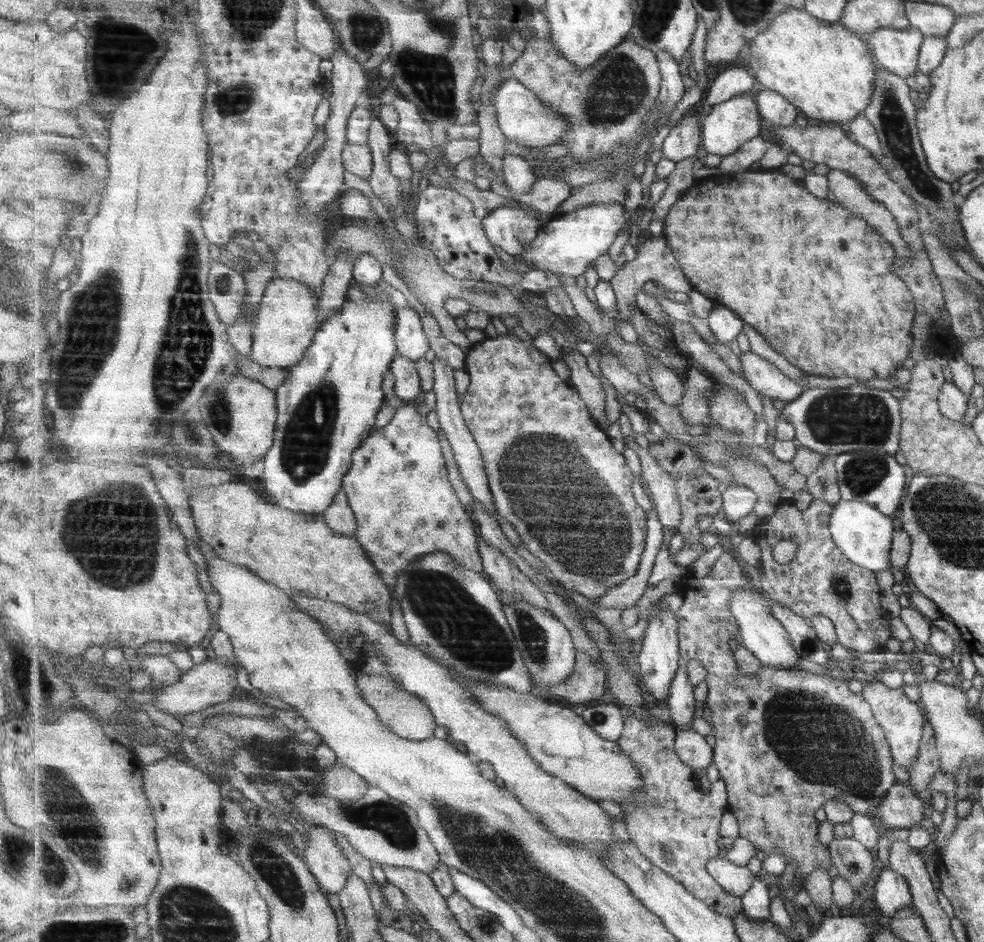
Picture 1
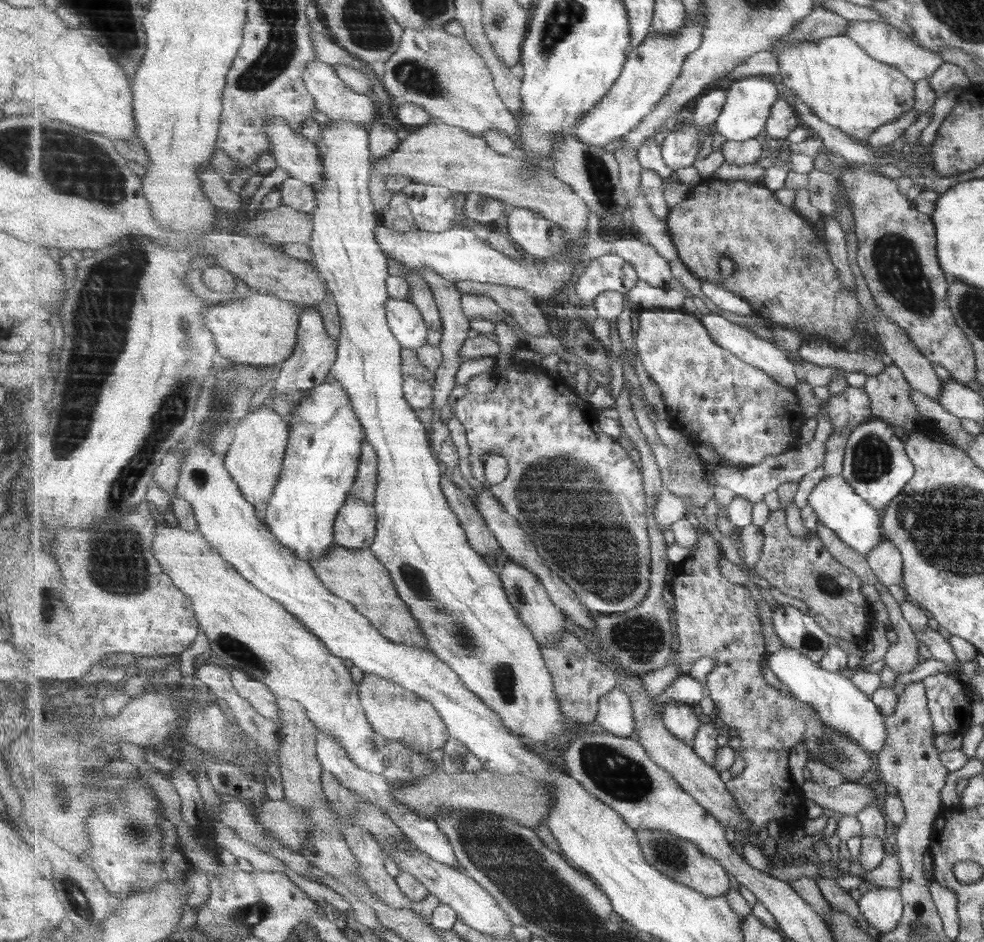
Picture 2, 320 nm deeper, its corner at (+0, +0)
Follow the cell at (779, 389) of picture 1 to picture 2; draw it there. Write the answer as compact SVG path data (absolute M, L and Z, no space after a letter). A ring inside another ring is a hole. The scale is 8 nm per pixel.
M703 314L702 323L709 329L709 334L717 344L723 348L729 349L735 356L740 357L747 364L760 368L769 373L779 384L796 390L800 383L797 376L797 365L787 357L787 353L781 350L775 343L767 341L767 339L756 336L751 330L743 325L737 325L733 322L719 316L719 314Z

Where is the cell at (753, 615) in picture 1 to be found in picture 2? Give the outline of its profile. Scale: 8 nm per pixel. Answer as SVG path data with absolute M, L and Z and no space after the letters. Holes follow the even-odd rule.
M781 648L769 654L768 666L777 674L777 677L787 686L788 692L799 701L809 703L817 710L821 721L837 732L843 732L851 740L855 740L862 748L867 749L869 755L876 756L884 746L886 730L884 718L879 709L866 694L859 692L855 686L839 673L827 672L821 669L820 664L809 659L796 649Z

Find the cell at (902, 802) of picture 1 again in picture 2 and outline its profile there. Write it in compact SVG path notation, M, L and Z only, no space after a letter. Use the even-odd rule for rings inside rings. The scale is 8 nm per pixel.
M810 779L804 782L803 796L814 800L821 808L847 815L854 815L864 806L875 803L873 790L856 783L842 783L827 788Z

